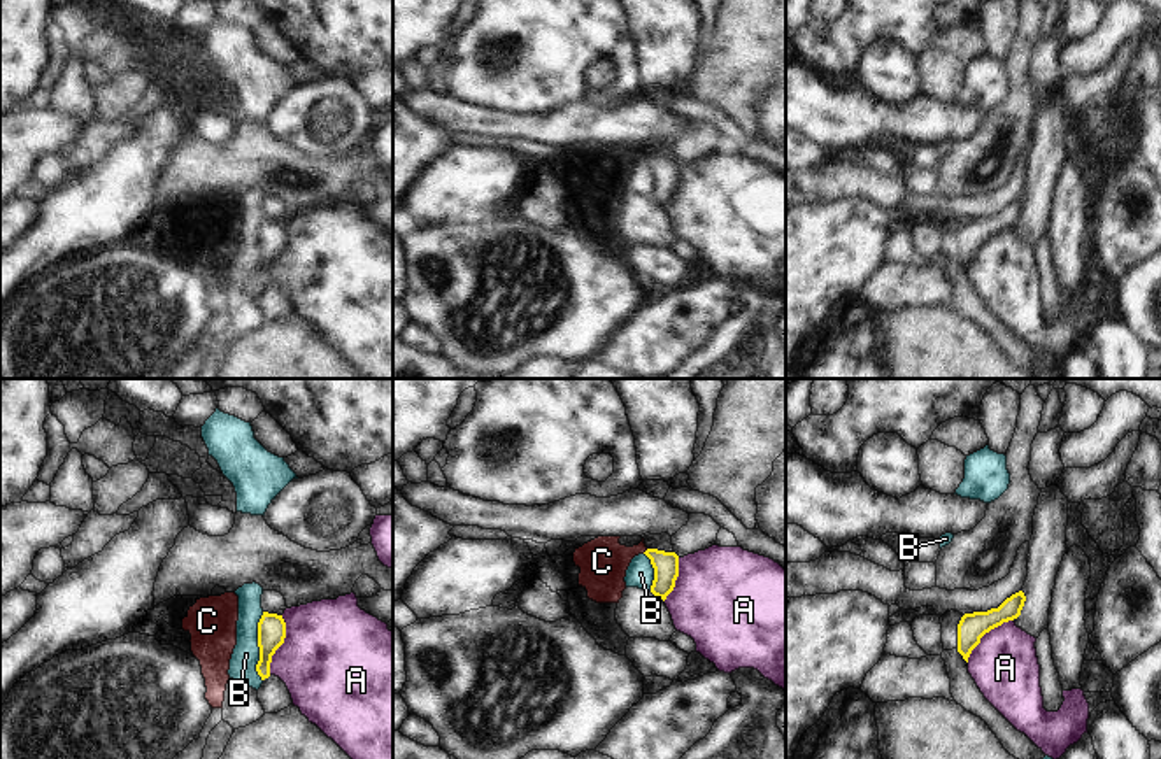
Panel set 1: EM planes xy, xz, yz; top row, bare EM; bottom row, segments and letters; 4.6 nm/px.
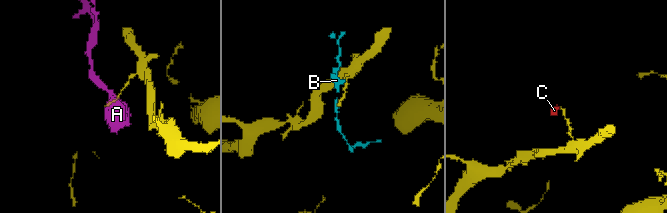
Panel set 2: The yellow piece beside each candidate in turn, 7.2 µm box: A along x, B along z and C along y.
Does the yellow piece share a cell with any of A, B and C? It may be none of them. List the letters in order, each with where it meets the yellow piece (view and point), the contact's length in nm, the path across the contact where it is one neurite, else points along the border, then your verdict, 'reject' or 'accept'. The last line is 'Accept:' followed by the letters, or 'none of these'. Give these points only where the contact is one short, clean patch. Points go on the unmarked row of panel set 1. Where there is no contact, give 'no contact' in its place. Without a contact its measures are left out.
A: xy (281, 251) | 280 nm | reject
B: xy (258, 253) | 320 nm | along xy (263, 219), (258, 230), (256, 272), (256, 281), (262, 288) | reject
C: xz (646, 158) | 40 nm | along xz (648, 156), (642, 160) | reject
Accept: none of these

